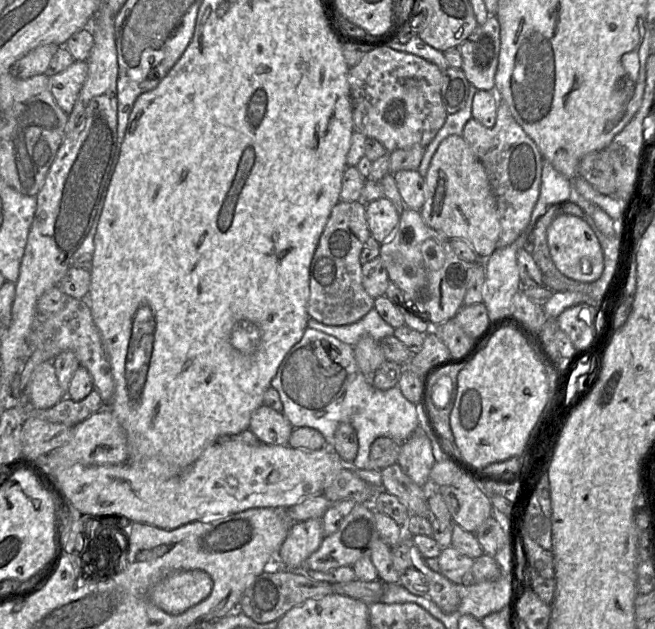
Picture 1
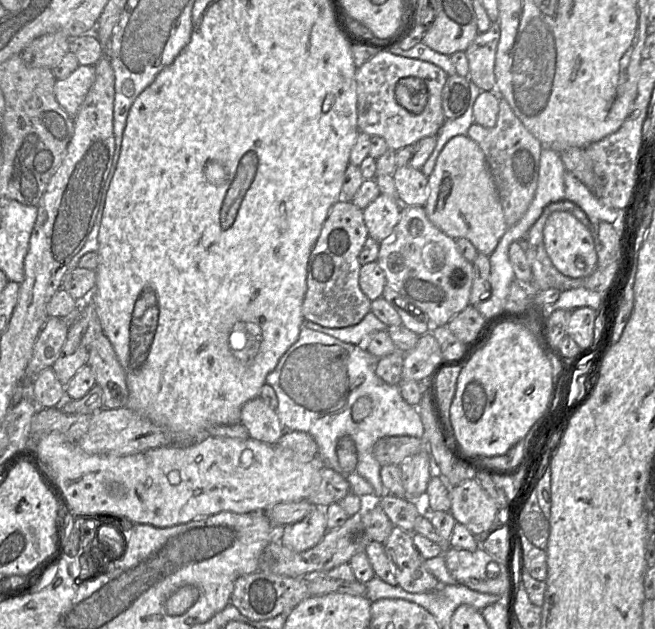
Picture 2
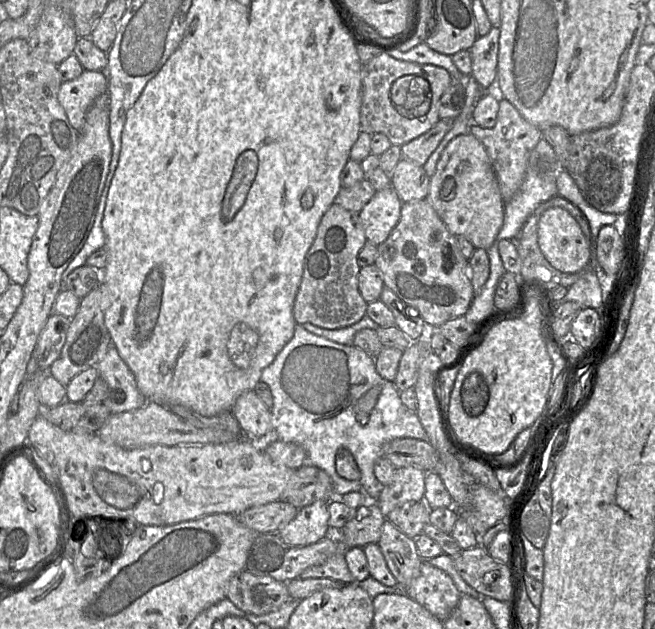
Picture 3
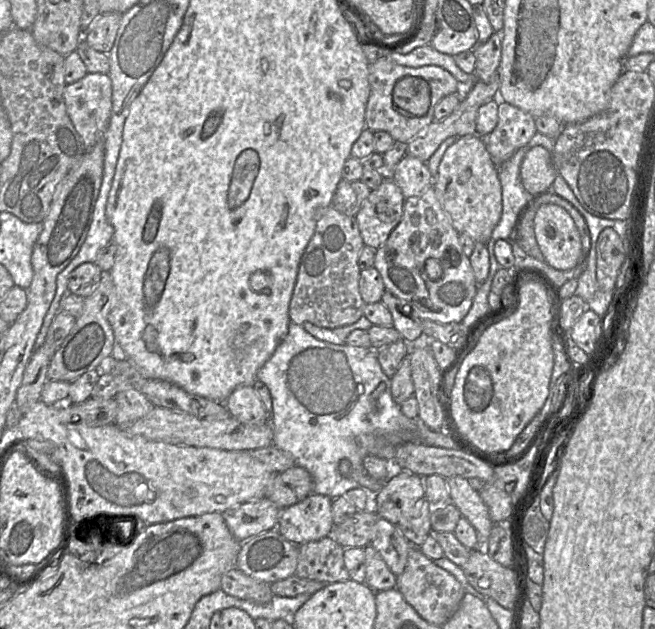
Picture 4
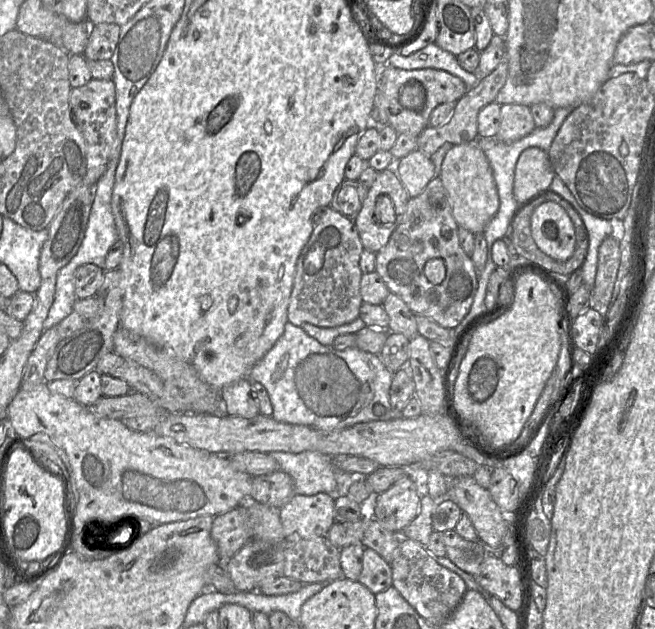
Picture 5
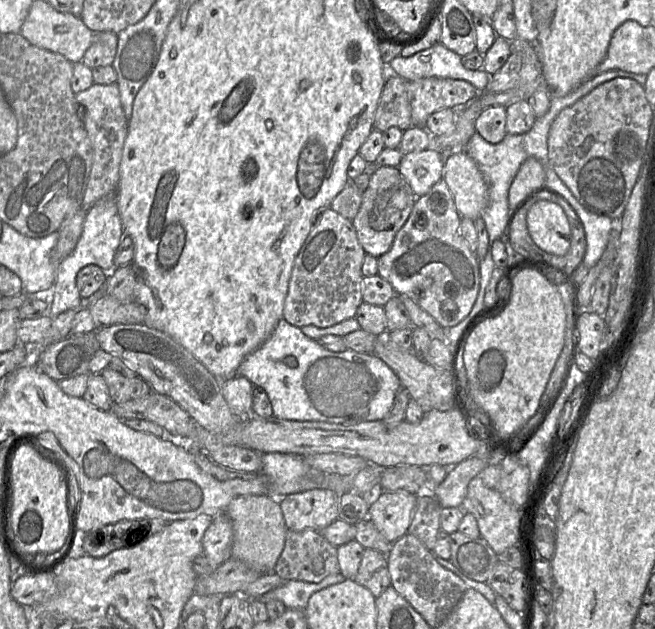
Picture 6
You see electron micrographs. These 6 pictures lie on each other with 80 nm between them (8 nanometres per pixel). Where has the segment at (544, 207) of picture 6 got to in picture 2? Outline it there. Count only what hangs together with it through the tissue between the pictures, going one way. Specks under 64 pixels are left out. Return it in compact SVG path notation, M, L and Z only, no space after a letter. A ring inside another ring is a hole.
M551 213L543 229L543 241L550 260L562 274L571 278L584 278L596 270L598 257L593 237L587 227L571 213Z

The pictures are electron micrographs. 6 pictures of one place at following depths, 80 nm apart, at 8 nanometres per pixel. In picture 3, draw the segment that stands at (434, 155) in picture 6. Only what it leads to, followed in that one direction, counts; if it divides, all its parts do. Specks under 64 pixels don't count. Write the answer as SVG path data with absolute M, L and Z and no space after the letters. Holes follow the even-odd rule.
M400 159L390 173L391 187L395 189L402 203L426 199L430 177L421 165Z

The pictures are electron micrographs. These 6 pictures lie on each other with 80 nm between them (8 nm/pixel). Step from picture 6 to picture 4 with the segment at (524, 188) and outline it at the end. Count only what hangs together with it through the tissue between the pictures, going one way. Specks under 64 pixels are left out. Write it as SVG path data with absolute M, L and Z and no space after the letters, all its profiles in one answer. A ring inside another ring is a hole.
M543 146L531 148L520 166L521 183L531 195L551 189L557 176L552 153Z

